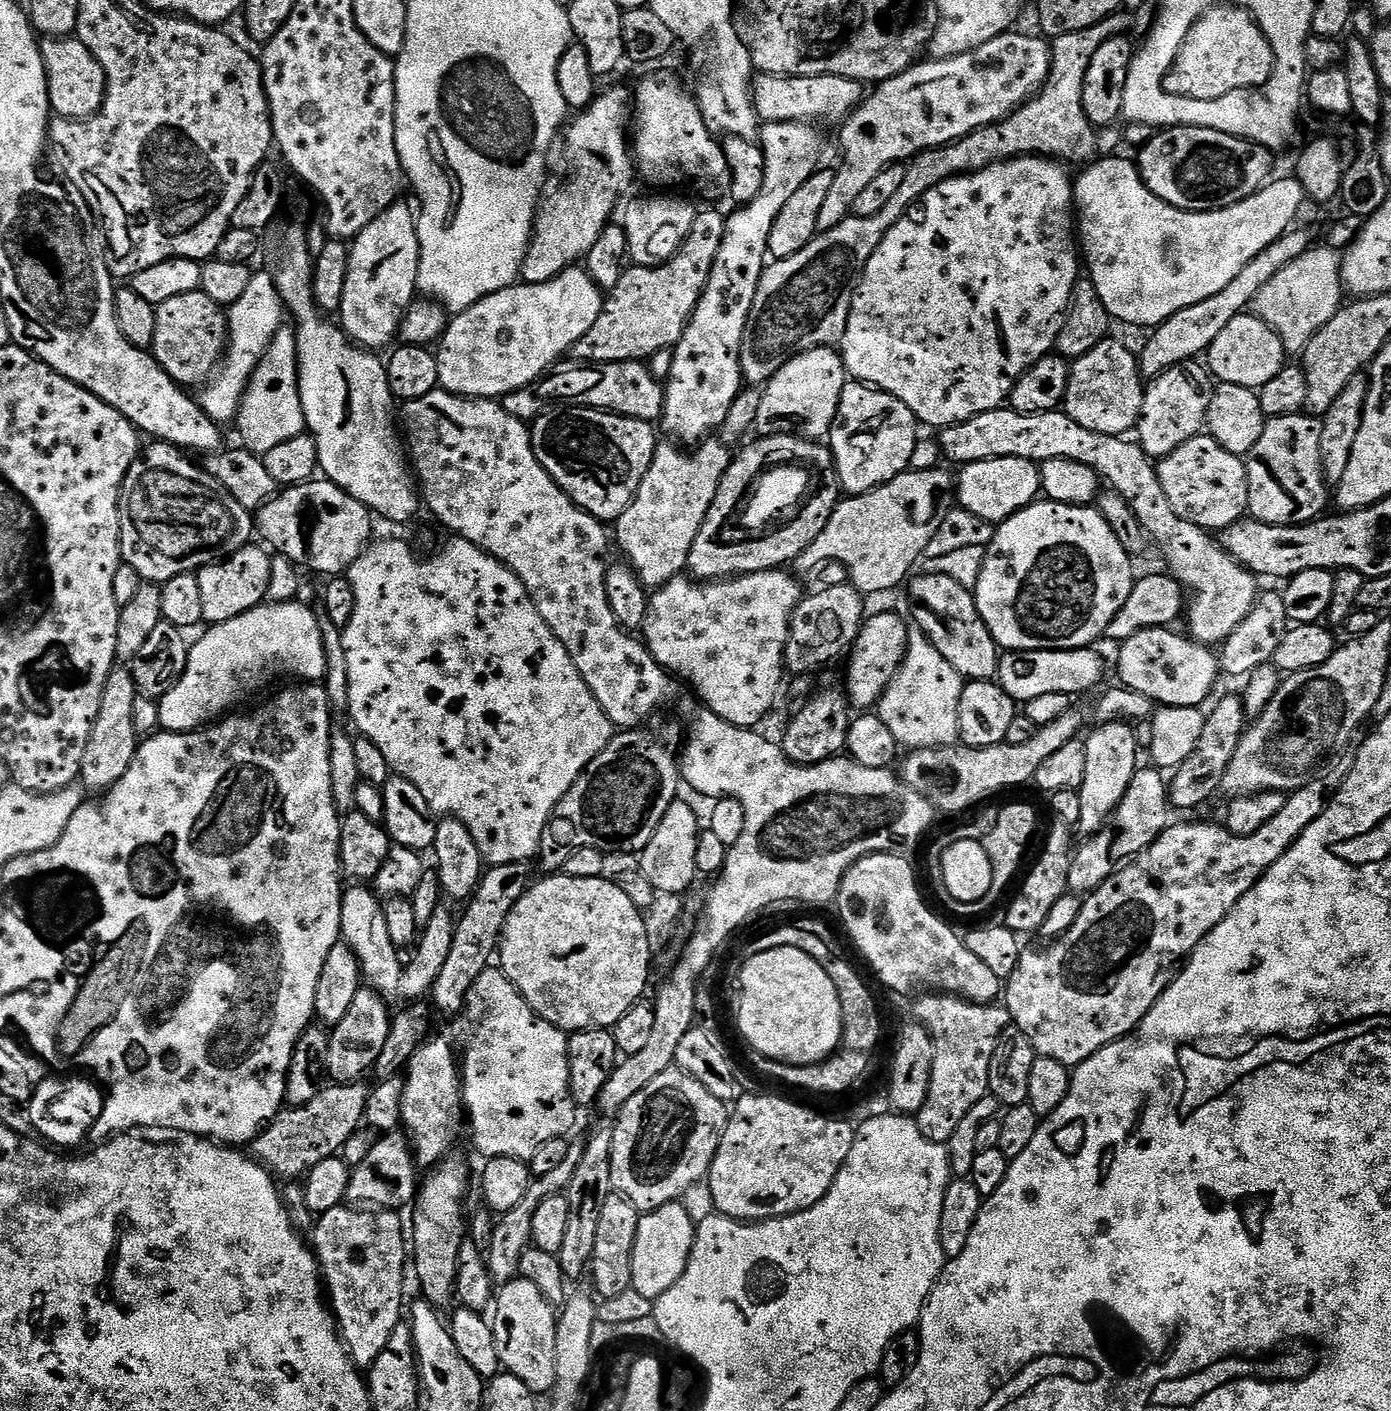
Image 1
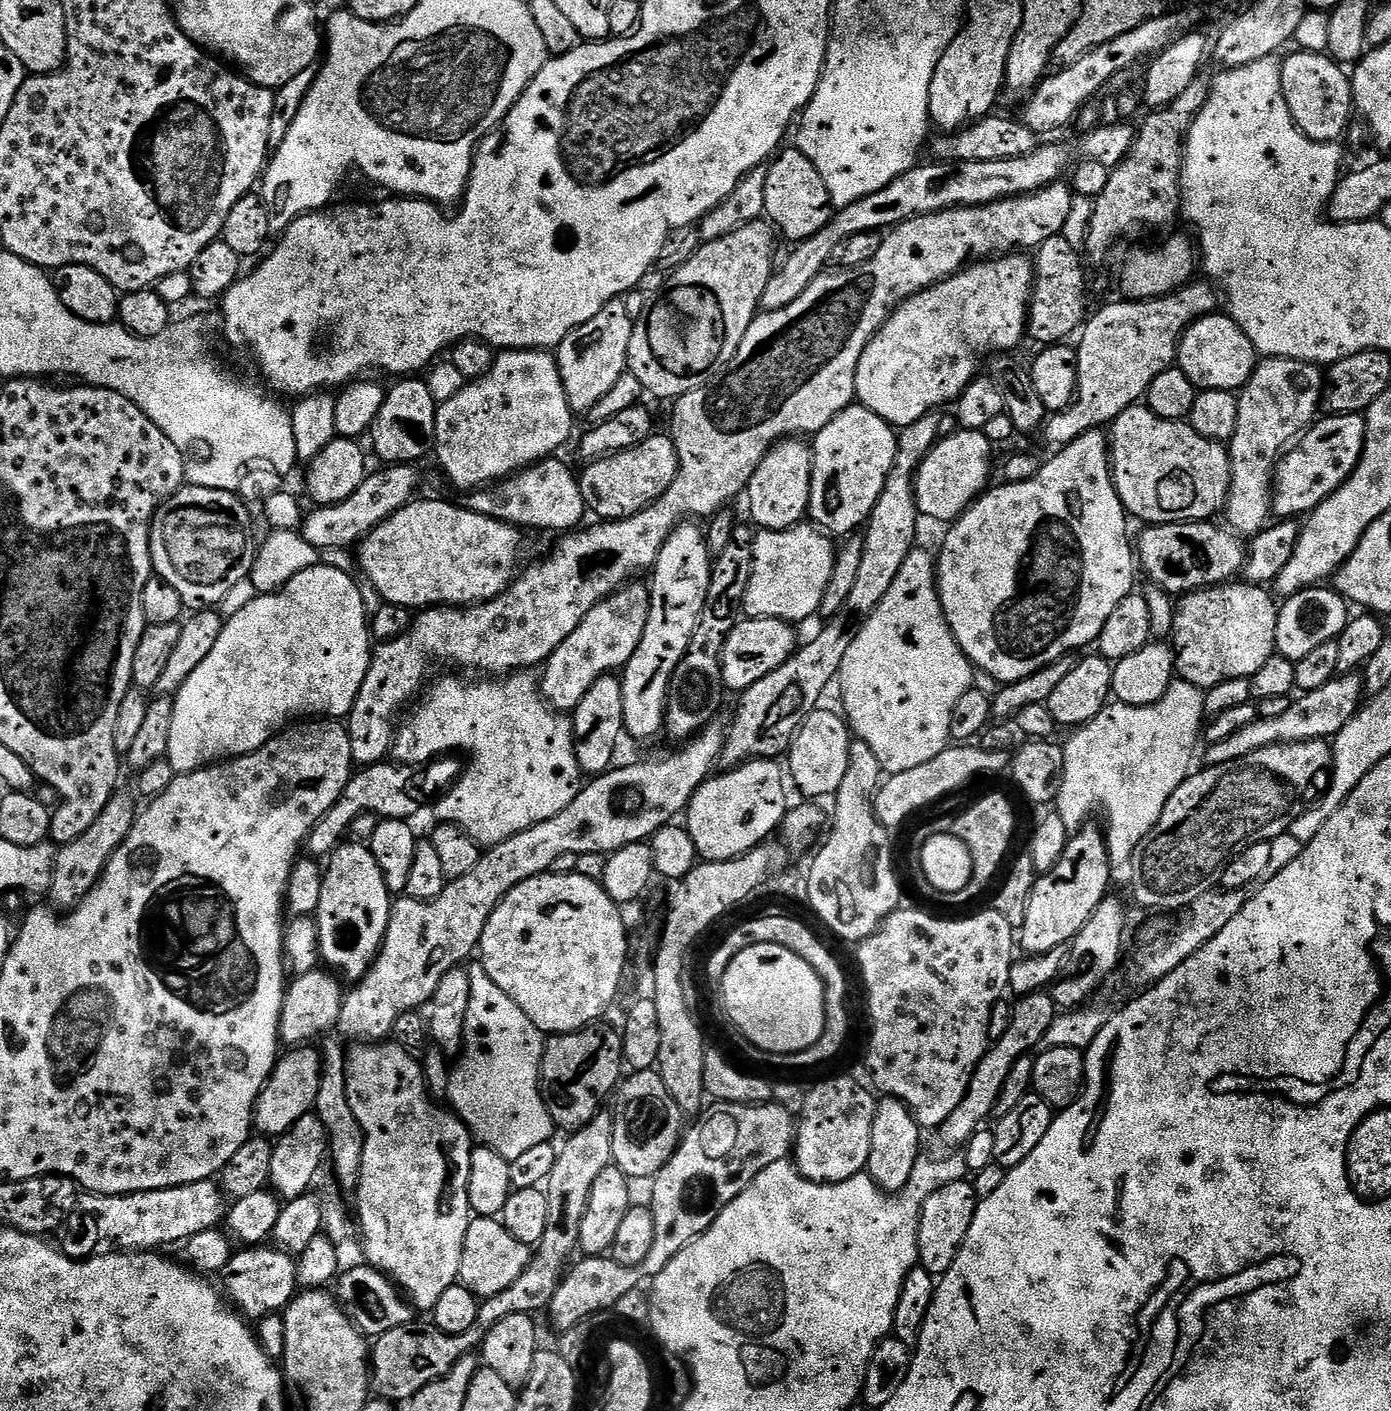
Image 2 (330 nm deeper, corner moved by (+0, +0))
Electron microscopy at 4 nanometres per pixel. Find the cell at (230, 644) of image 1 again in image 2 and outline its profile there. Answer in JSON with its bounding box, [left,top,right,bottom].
[166,562,374,774]

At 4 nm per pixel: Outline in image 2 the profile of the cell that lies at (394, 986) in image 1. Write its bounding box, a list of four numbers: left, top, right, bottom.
[347,1042,474,1311]

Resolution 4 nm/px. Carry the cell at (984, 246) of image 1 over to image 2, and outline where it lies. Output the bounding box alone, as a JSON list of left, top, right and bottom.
[856,254,1036,429]

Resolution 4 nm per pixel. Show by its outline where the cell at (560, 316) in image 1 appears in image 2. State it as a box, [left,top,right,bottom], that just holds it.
[434,348,574,490]

